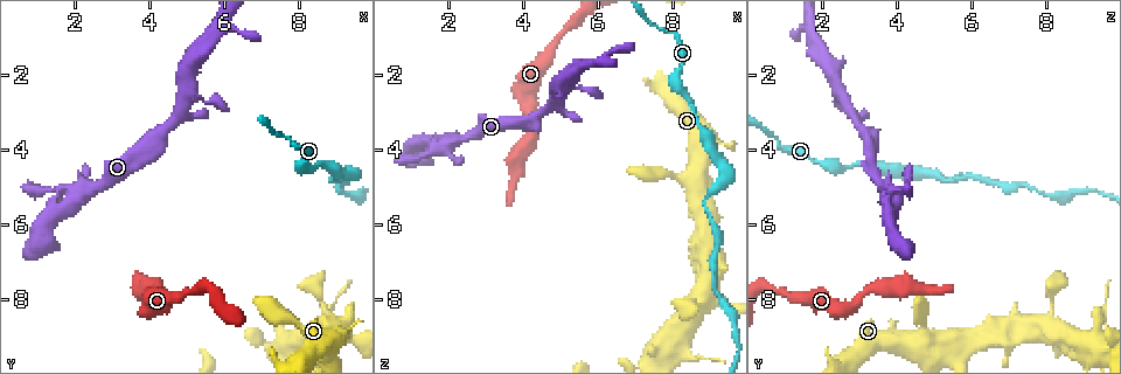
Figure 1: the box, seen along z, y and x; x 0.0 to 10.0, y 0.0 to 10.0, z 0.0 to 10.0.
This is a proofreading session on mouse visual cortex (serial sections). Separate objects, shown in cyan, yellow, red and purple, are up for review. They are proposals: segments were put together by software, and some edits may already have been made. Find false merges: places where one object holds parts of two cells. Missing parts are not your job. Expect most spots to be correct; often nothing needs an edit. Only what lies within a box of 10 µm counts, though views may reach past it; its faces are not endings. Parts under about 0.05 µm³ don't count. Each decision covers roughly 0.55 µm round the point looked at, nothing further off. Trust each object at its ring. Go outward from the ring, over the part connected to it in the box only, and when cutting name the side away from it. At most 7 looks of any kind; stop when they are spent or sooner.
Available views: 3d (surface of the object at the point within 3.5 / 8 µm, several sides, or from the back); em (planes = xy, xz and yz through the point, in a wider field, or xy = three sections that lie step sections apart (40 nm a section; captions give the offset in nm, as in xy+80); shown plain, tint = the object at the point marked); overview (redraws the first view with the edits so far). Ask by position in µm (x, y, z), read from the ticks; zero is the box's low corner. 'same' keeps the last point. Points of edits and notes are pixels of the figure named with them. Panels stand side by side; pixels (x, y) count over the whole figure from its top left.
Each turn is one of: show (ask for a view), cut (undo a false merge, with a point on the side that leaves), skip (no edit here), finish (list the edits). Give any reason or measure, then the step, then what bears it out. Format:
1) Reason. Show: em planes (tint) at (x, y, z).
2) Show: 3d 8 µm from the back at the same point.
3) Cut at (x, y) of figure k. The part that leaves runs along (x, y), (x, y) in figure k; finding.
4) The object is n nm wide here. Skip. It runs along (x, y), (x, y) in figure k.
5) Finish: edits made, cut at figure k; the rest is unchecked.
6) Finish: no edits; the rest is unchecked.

Sharp bend. Show: 3d 3.5 µm at (8.85, 4.80, 5.35).

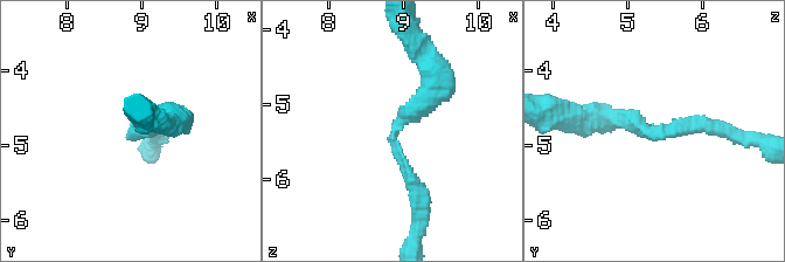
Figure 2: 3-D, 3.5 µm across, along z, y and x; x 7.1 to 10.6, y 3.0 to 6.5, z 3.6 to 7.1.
The arms are 200, 300 nm wide. Show: em xy step 2 (tint) at (8.85, 4.85, 5.35).

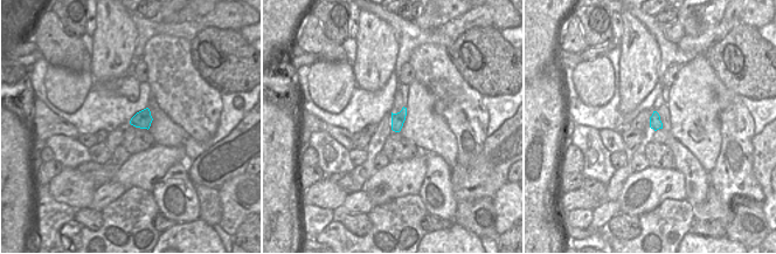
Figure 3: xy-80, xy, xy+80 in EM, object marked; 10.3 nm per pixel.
Skip. It runs along (436, 76), (393, 132), (417, 201) in figure 2; continuous, no second cell.

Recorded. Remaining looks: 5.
Arms part here. Show: 3d 3.5 µm at (1.95, 5.40, 3.85).

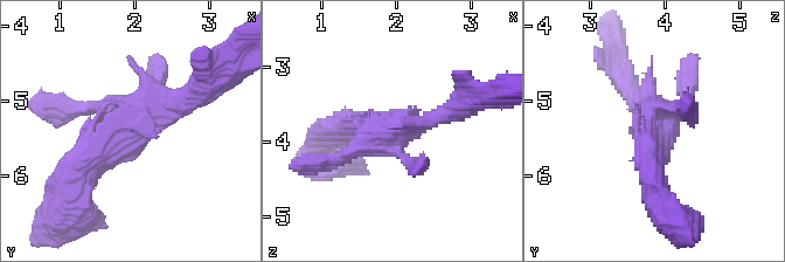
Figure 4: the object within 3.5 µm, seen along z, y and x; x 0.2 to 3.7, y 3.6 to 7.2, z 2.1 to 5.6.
Shape alone is not enough. Show: em planes (tint) at (1.95, 5.40, 3.90).

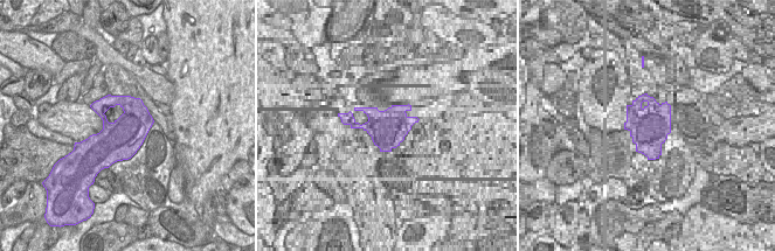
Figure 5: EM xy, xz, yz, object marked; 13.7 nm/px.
Skip. Continuous, no second cell.

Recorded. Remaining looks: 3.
Show: 3d 3.5 µm at (7.95, 9.20, 9.15).

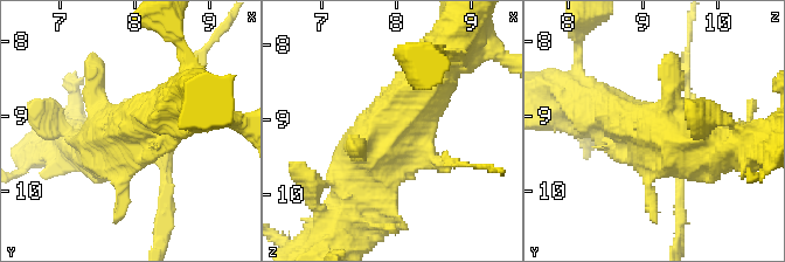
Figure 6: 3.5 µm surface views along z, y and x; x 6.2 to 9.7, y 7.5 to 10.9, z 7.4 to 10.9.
Skip. One cell here.

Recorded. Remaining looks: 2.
Finish: no edits; the rest is unchecked.

